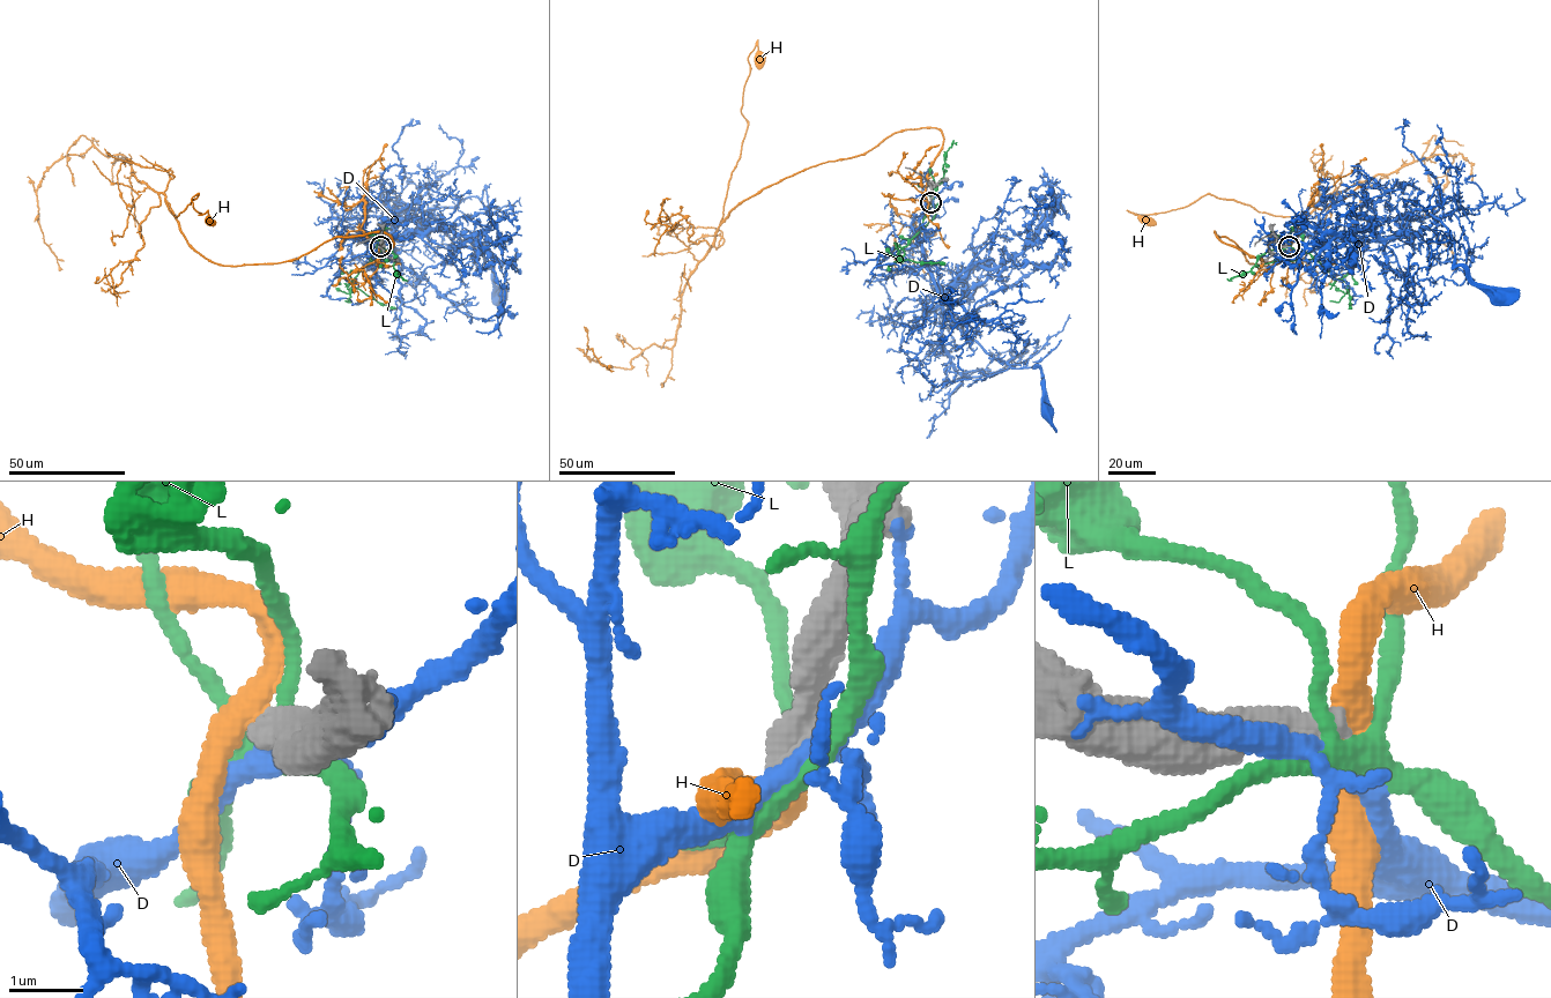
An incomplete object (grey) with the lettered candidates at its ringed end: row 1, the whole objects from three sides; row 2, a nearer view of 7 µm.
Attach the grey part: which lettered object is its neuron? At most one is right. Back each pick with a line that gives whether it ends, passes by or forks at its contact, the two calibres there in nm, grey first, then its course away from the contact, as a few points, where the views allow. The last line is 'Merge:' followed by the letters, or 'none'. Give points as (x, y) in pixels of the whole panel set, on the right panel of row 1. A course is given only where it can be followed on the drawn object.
Merge: none

